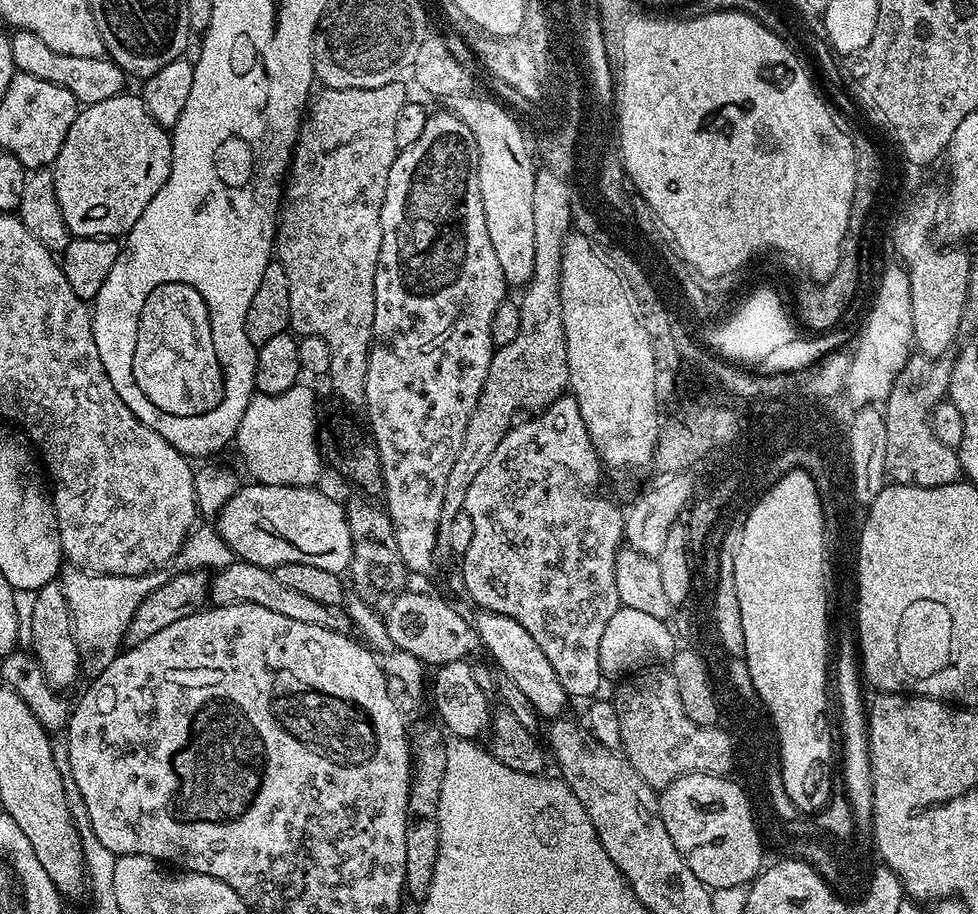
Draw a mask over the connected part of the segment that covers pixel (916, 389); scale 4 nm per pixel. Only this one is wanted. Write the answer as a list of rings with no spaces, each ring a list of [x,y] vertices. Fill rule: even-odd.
[[[912,354],[902,366],[882,411],[886,424],[885,470],[895,483],[906,486],[946,486],[961,479],[957,449],[946,446],[934,434],[932,412],[948,395],[952,360]]]

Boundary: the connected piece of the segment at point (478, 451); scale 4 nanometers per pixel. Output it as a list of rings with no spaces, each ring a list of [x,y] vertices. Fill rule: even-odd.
[[[546,167],[543,175],[534,178],[534,270],[527,284],[523,285],[524,297],[518,300],[518,334],[511,342],[506,342],[506,346],[496,348],[490,358],[486,382],[478,394],[470,422],[466,422],[466,434],[462,434],[458,454],[454,454],[454,466],[450,466],[450,475],[446,477],[442,493],[441,533],[447,532],[451,520],[463,512],[470,482],[474,482],[482,466],[486,466],[490,454],[494,454],[498,442],[506,438],[517,417],[521,414],[539,414],[569,391],[566,330],[562,326],[560,293],[562,246],[574,228],[574,200],[568,185],[569,181],[551,167]]]

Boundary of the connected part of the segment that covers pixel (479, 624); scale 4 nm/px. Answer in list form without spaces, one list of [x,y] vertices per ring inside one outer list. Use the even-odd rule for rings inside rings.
[[[483,610],[475,614],[477,616],[474,616],[474,627],[480,636],[483,651],[485,653],[488,651],[492,655],[491,663],[503,676],[510,678],[514,686],[519,686],[525,692],[526,698],[530,698],[530,702],[541,717],[563,717],[564,707],[570,703],[570,697],[562,682],[558,680],[554,666],[550,666],[550,658],[542,654],[542,646],[538,646],[538,642],[530,638],[529,632],[524,627],[518,626],[518,622],[514,622],[514,618],[506,618],[506,614],[494,614]]]

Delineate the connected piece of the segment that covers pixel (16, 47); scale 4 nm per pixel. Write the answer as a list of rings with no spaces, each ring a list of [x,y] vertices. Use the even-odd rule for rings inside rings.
[[[19,30],[11,33],[9,44],[16,72],[34,74],[34,78],[42,78],[42,82],[54,82],[54,86],[70,90],[77,105],[106,102],[106,98],[114,98],[125,91],[126,73],[110,58],[74,58],[70,54],[58,54],[58,50],[50,50],[50,46],[46,46],[38,34]]]

